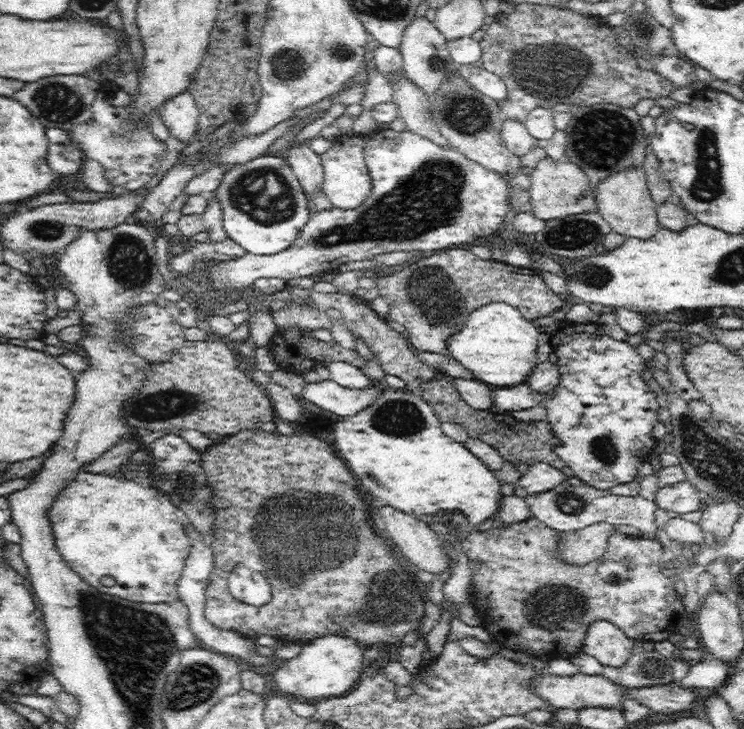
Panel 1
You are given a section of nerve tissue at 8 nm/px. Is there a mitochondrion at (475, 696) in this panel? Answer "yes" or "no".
no

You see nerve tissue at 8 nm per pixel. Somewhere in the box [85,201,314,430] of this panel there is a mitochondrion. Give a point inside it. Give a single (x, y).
(129, 265)

